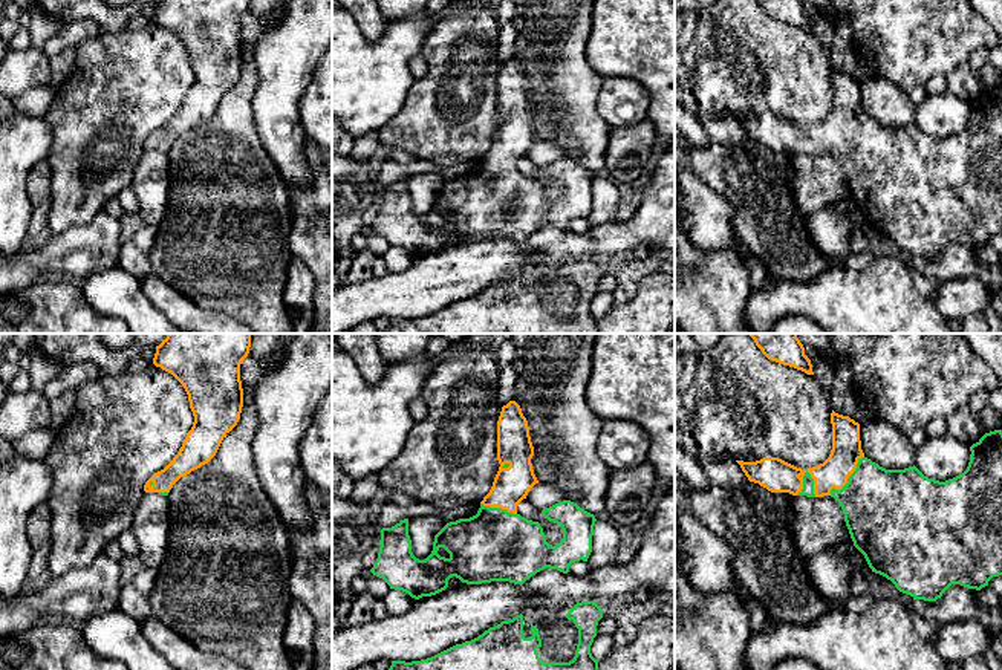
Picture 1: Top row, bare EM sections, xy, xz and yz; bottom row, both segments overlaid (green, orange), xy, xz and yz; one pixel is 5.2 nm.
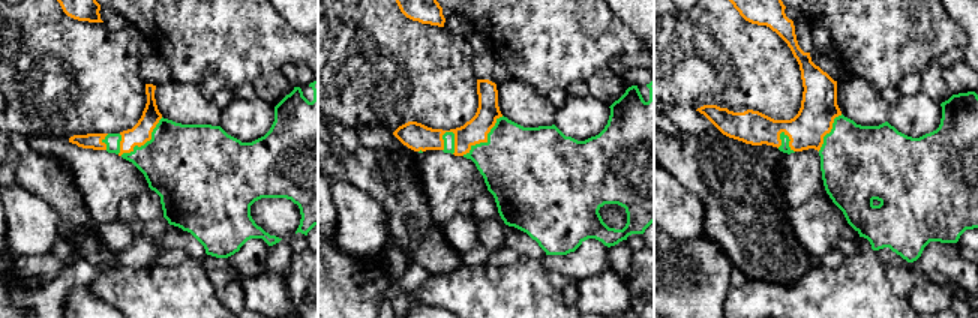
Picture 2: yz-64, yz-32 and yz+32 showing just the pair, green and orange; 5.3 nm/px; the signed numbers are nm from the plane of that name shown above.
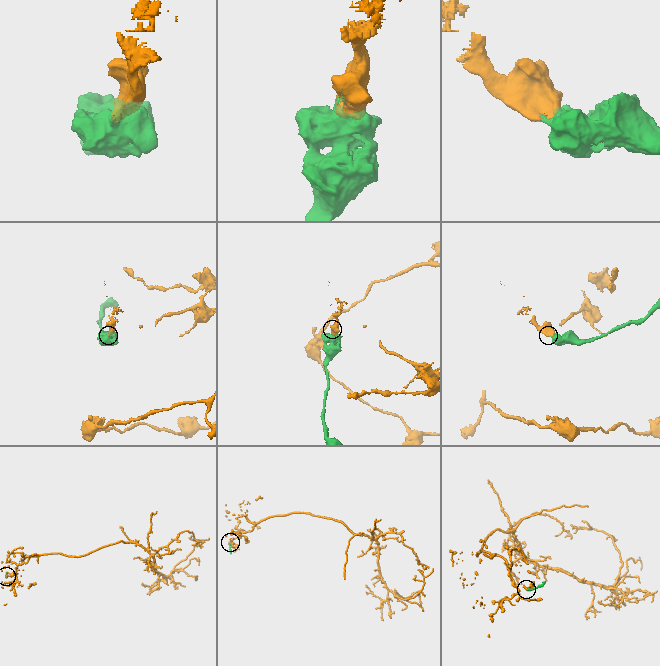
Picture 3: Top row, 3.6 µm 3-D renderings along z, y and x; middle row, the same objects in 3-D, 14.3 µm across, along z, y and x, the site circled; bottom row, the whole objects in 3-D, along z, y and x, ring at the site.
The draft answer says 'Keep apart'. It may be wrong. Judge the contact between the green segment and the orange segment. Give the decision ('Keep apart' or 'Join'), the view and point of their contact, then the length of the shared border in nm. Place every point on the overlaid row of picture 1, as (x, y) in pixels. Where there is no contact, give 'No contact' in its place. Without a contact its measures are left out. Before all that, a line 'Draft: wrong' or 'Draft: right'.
Draft: wrong
Join. Touches green at yz (803, 482). Shared border 150 nm

